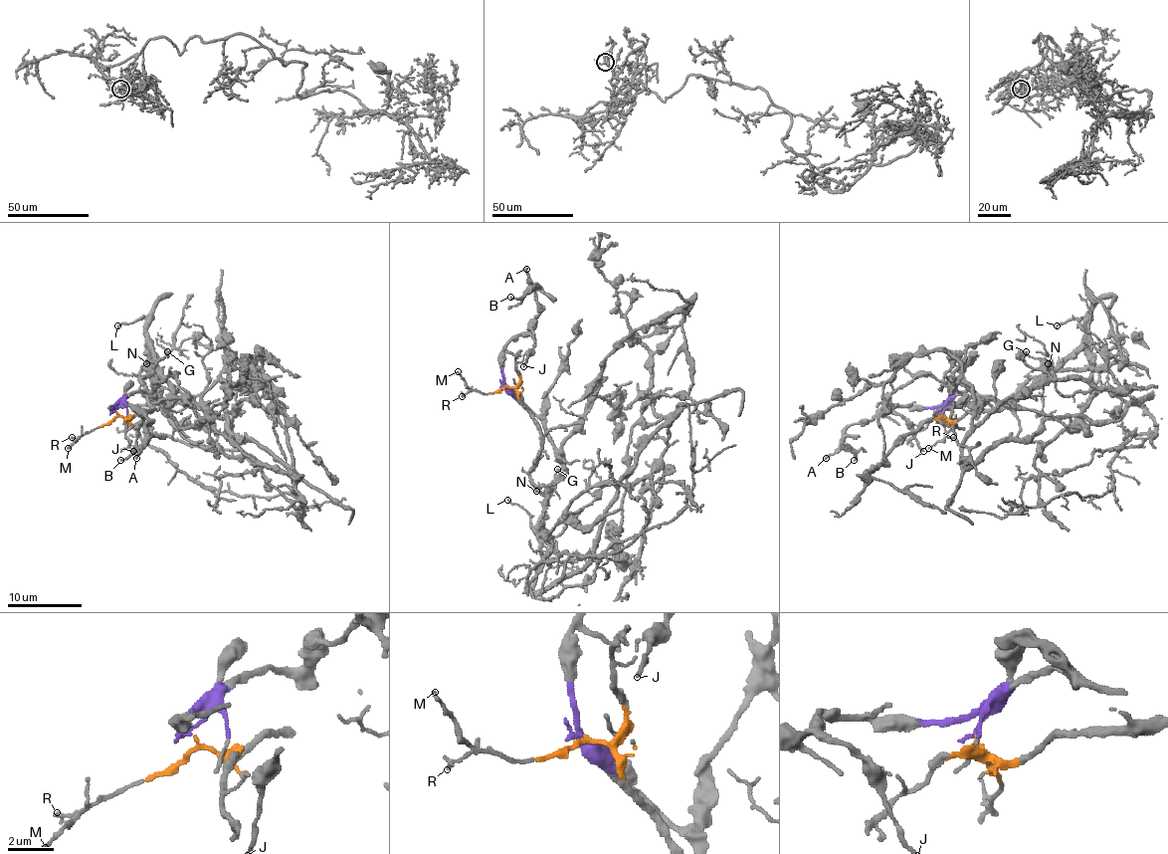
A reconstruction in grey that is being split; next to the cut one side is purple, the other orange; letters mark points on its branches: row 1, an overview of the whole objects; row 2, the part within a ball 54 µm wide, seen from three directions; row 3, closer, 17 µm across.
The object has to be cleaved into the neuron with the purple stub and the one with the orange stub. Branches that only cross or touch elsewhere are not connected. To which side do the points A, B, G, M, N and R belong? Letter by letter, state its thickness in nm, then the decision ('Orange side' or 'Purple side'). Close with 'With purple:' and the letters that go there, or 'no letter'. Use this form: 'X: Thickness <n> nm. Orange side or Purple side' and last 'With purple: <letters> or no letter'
A: Thickness 190 nm. Purple side
B: Thickness 160 nm. Purple side
G: Thickness 90 nm. Orange side
M: Thickness 120 nm. Orange side
N: Thickness 120 nm. Orange side
R: Thickness 160 nm. Orange side
With purple: A, B

